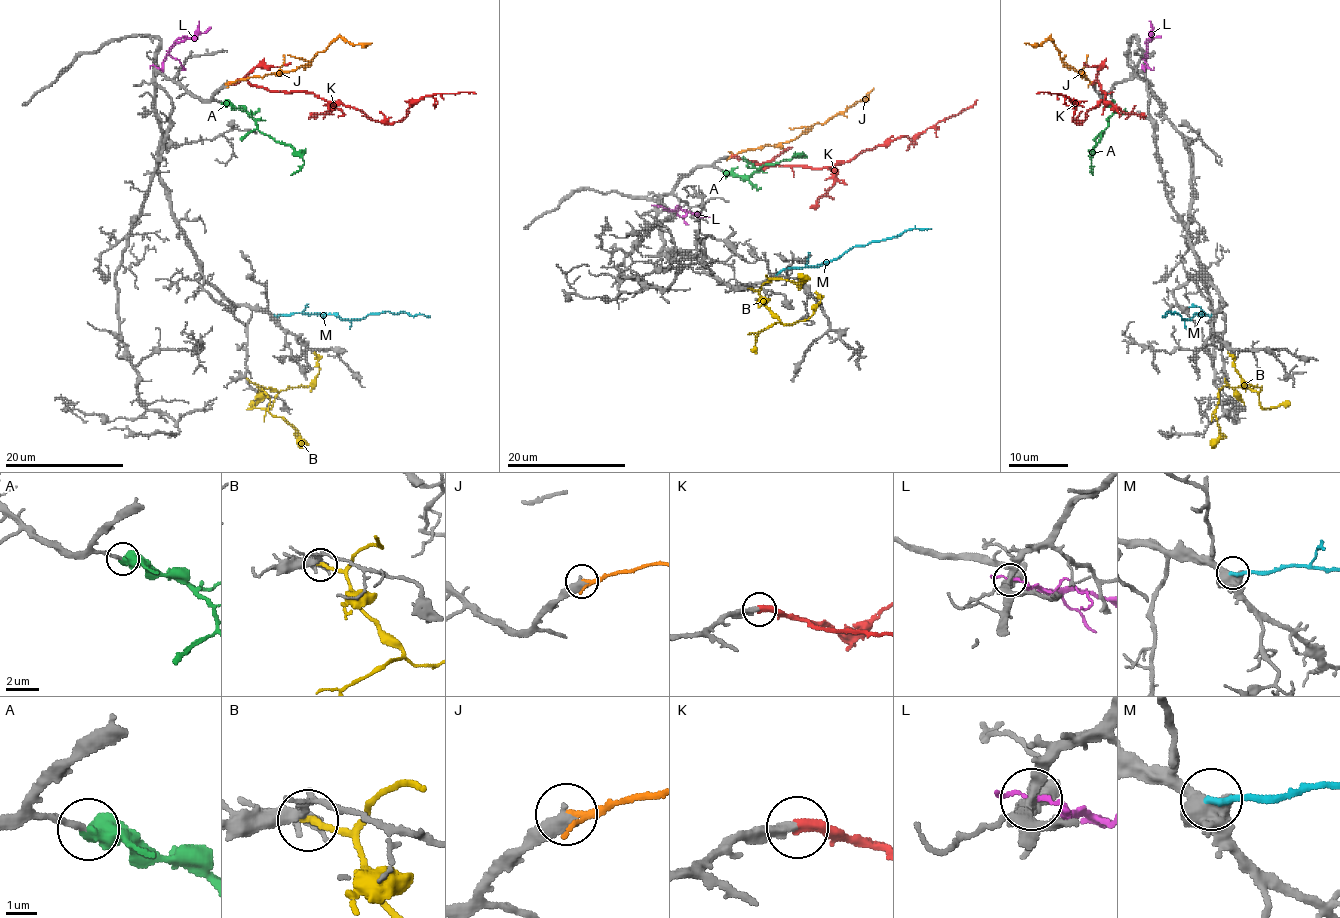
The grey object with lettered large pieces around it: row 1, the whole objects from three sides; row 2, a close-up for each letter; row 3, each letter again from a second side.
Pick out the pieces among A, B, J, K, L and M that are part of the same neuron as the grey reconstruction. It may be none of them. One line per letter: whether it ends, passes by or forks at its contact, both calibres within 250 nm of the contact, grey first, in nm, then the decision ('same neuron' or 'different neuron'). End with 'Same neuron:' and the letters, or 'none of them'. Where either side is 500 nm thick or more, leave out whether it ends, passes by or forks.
A: it passes by; 190 nm thick on the grey side, 400 nm on the other; same neuron
B: it ends there; 260 nm thick on the grey side, 240 nm on the other; different neuron
J: it passes by; 480 nm thick on the grey side, 190 nm on the other; different neuron
K: it ends there; 400 nm thick on the grey side, 360 nm on the other; same neuron
L: it passes by; 400 nm thick on the grey side, 120 nm on the other; different neuron
M: 500 nm thick on the grey side, 240 nm on the other; different neuron
Same neuron: A, K

